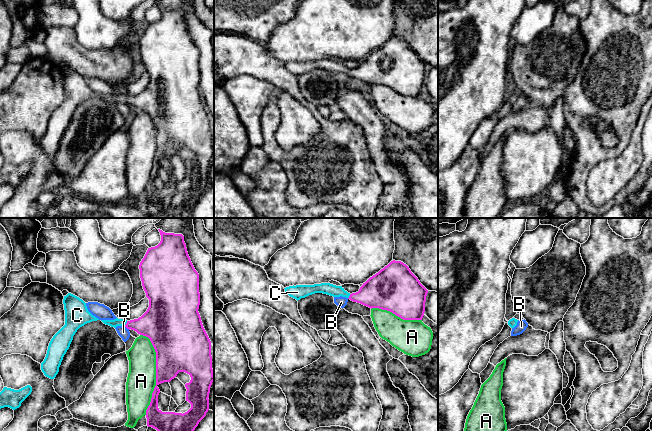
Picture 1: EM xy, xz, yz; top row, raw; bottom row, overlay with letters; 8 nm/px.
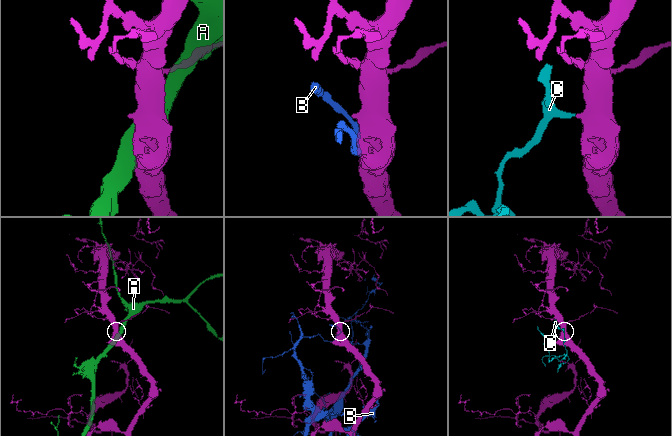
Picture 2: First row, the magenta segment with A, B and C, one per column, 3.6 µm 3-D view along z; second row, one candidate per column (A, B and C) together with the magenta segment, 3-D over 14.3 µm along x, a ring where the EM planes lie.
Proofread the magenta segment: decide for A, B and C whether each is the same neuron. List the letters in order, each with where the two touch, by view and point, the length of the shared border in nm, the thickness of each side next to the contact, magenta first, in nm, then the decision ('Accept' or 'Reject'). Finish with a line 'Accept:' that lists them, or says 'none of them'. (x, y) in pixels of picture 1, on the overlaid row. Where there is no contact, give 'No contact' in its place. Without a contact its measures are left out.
A: Touches magenta at xy (156, 372). Shared border 650 nm. Thickness 360 nm (magenta) against 240 nm. Reject
B: Touches magenta at xy (127, 328). Shared border 50 nm. Thickness 280 nm (magenta) against 90 nm. Reject
C: Touches magenta at xy (126, 323). Shared border 50 nm. Thickness 280 nm (magenta) against 70 nm. Accept
Accept: C

